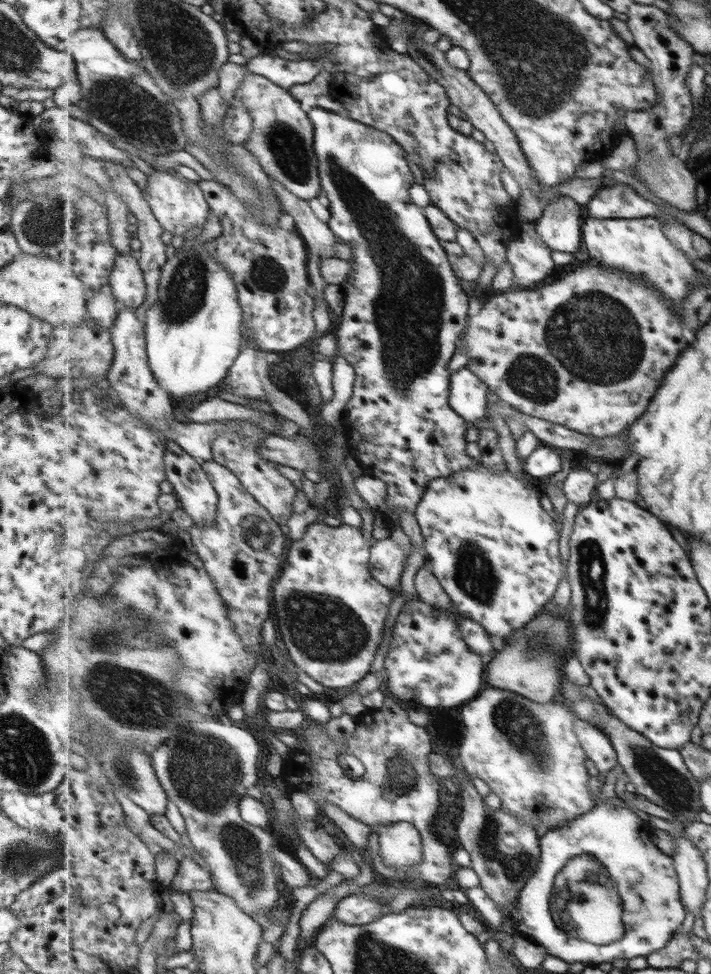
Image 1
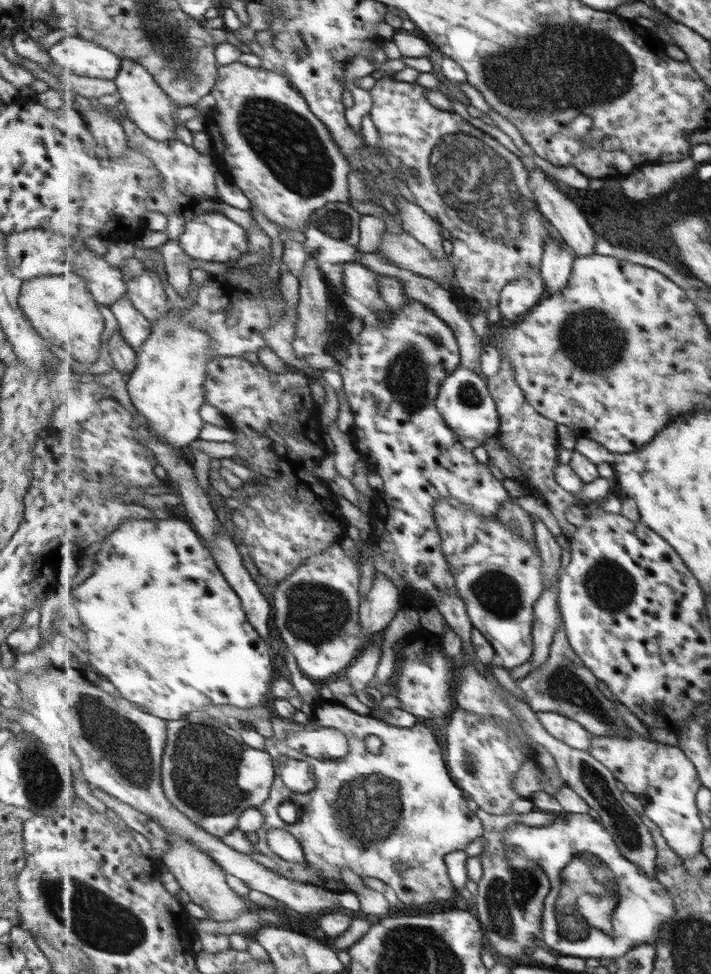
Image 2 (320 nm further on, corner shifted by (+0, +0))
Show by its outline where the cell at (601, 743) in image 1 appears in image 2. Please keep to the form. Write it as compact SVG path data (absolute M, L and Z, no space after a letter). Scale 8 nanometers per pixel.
M538 712L538 719L555 738L578 749L589 751L594 735L579 721L558 712Z

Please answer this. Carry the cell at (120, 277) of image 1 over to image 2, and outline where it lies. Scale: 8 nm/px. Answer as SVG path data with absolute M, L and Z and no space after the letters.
M128 295L113 304L111 311L117 318L119 331L124 339L139 351L153 331L153 322L150 321L135 305Z

